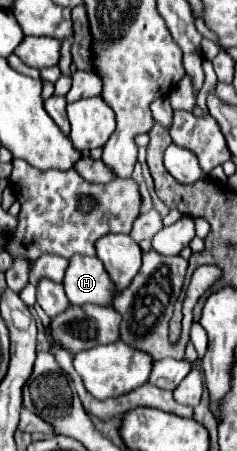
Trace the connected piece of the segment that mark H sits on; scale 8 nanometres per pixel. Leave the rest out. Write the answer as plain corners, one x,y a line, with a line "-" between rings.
73,256
65,270
63,288
71,304
101,304
109,306
113,284
95,256

